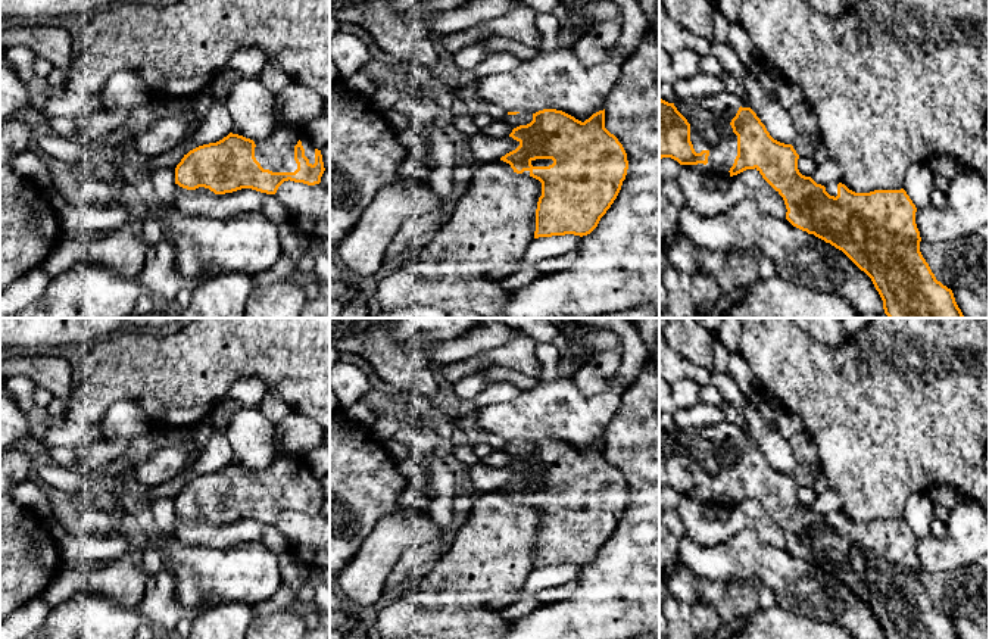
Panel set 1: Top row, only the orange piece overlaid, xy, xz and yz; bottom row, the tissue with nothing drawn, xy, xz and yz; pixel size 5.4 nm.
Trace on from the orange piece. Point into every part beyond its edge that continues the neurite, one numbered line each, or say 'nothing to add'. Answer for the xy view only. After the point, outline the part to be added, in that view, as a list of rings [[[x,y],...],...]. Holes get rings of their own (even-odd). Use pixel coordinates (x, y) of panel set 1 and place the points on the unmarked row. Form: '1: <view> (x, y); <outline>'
1: xy (275, 482); [[[277,452],[274,461],[262,470],[253,470],[255,487],[263,499],[272,502],[294,502],[297,493],[294,490],[294,476],[302,471],[305,486],[309,493],[315,493],[315,477],[309,470],[305,456],[287,452]]]

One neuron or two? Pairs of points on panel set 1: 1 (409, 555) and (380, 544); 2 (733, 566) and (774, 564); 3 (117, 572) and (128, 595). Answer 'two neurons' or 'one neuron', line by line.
1: two neurons
2: one neuron
3: one neuron

